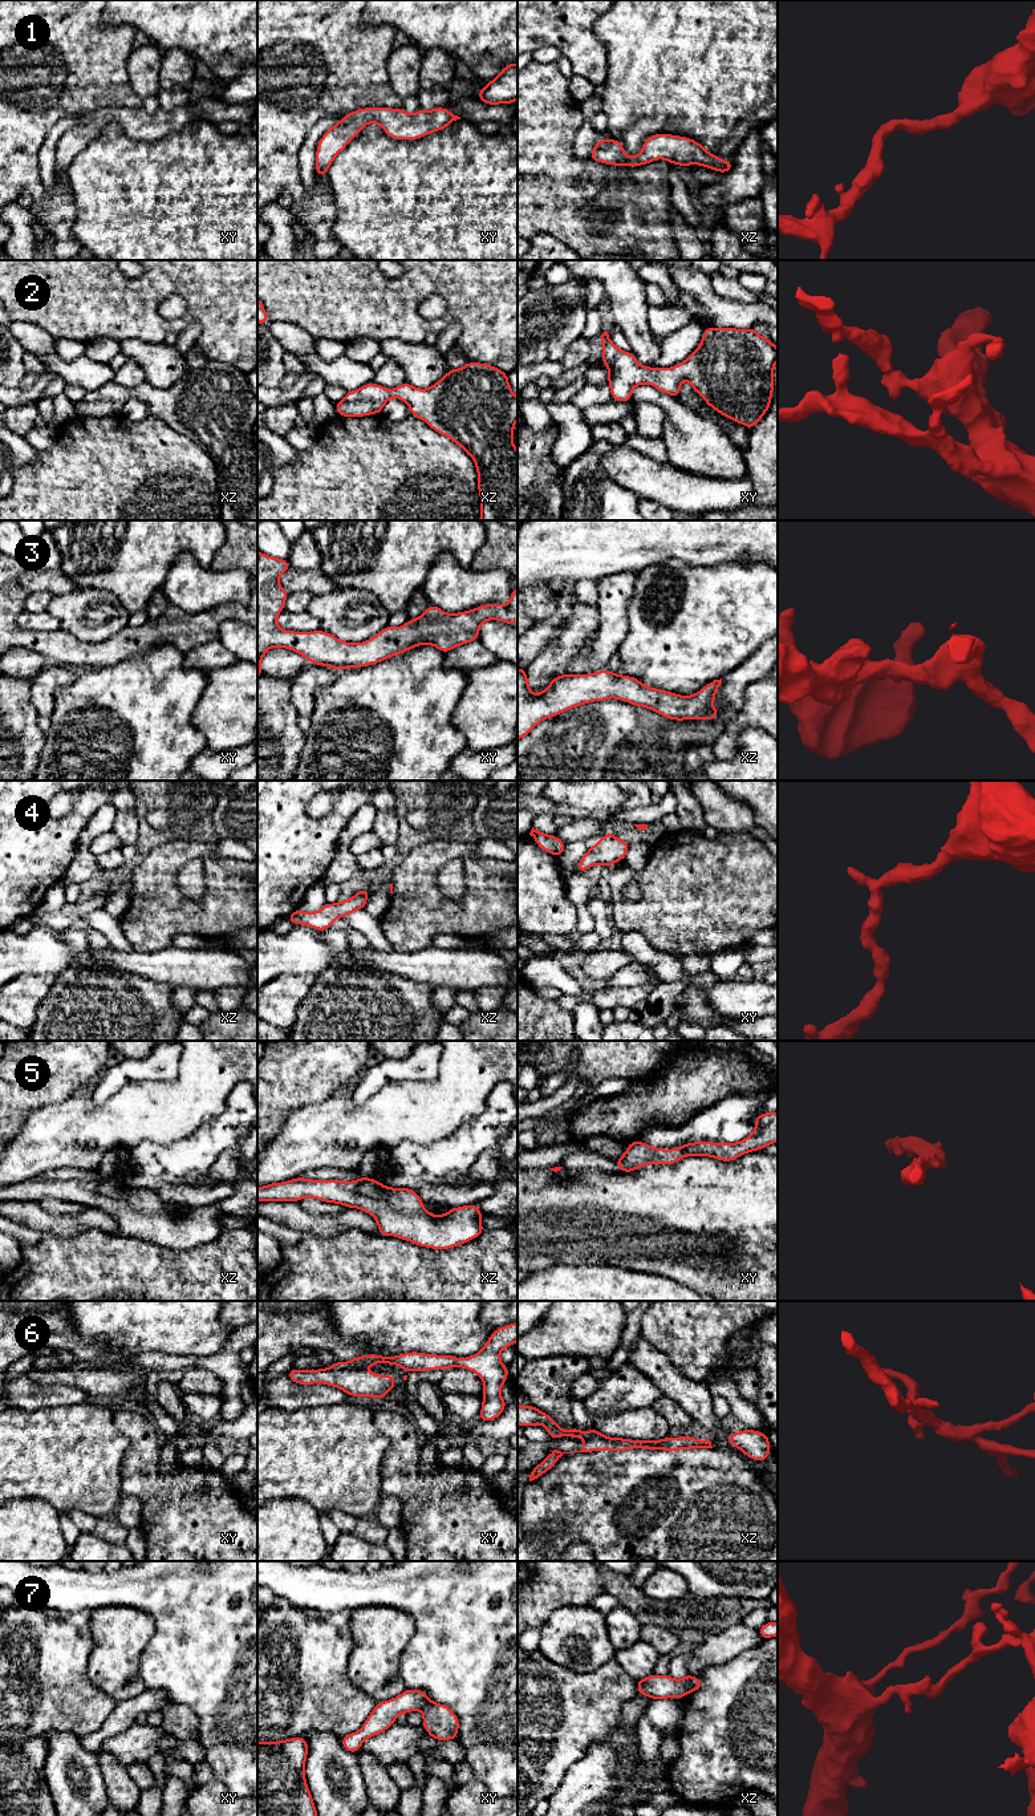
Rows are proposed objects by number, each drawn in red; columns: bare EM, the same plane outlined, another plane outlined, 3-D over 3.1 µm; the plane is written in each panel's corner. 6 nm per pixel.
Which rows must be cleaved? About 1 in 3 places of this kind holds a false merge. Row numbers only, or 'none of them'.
6, 7

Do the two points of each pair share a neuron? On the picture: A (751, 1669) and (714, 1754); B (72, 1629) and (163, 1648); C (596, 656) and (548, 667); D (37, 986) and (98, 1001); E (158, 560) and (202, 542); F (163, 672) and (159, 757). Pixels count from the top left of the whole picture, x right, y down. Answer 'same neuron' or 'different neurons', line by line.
A: same neuron
B: different neurons
C: different neurons
D: different neurons
E: same neuron
F: same neuron

